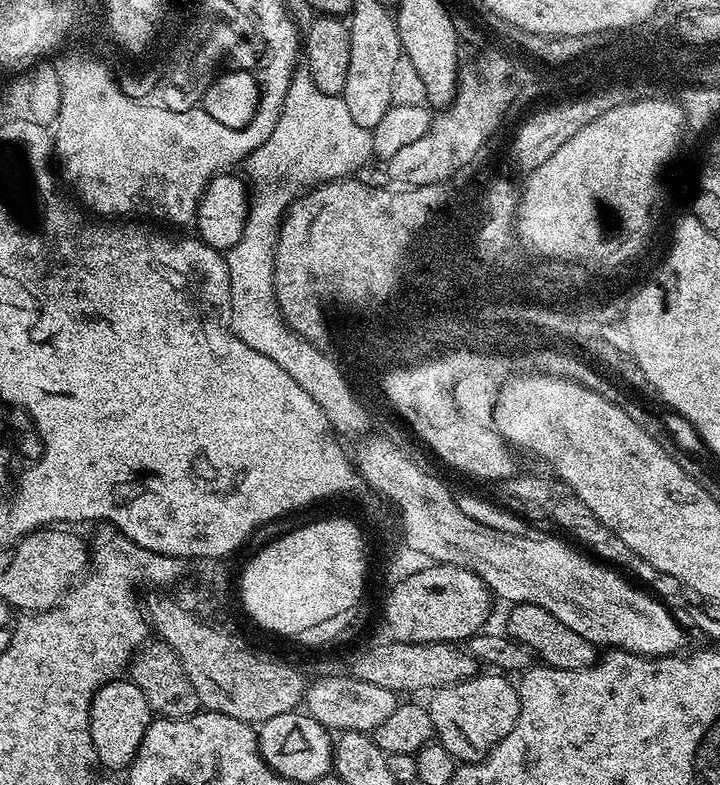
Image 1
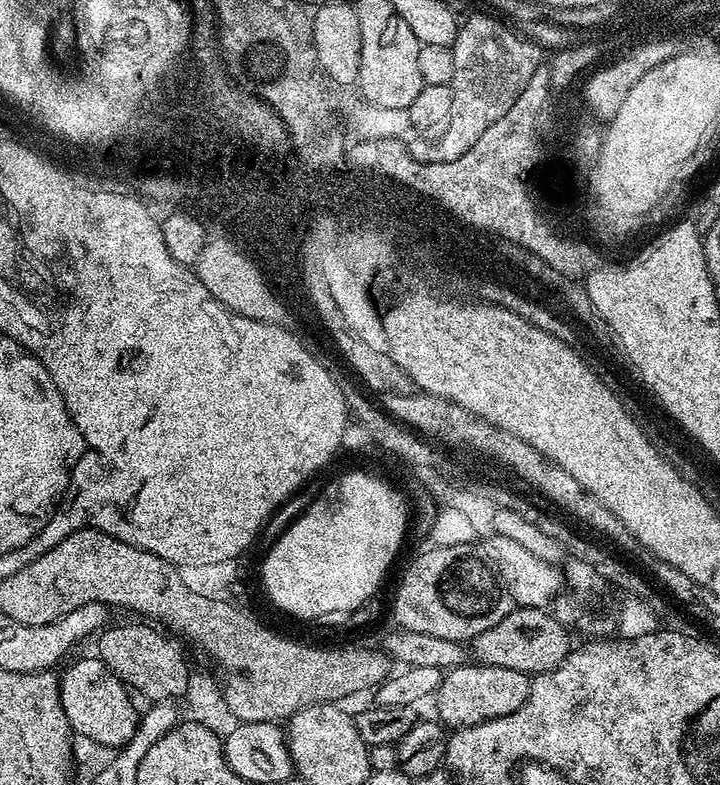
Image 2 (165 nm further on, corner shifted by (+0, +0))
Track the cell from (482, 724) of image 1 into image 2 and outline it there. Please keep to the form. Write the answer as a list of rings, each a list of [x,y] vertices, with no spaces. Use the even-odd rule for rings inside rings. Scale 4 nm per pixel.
[[[469,662],[460,668],[450,668],[443,673],[440,688],[434,695],[435,715],[439,723],[449,729],[469,728],[506,714],[514,714],[530,694],[532,681],[529,673],[506,670],[506,666],[490,666],[479,662]]]

